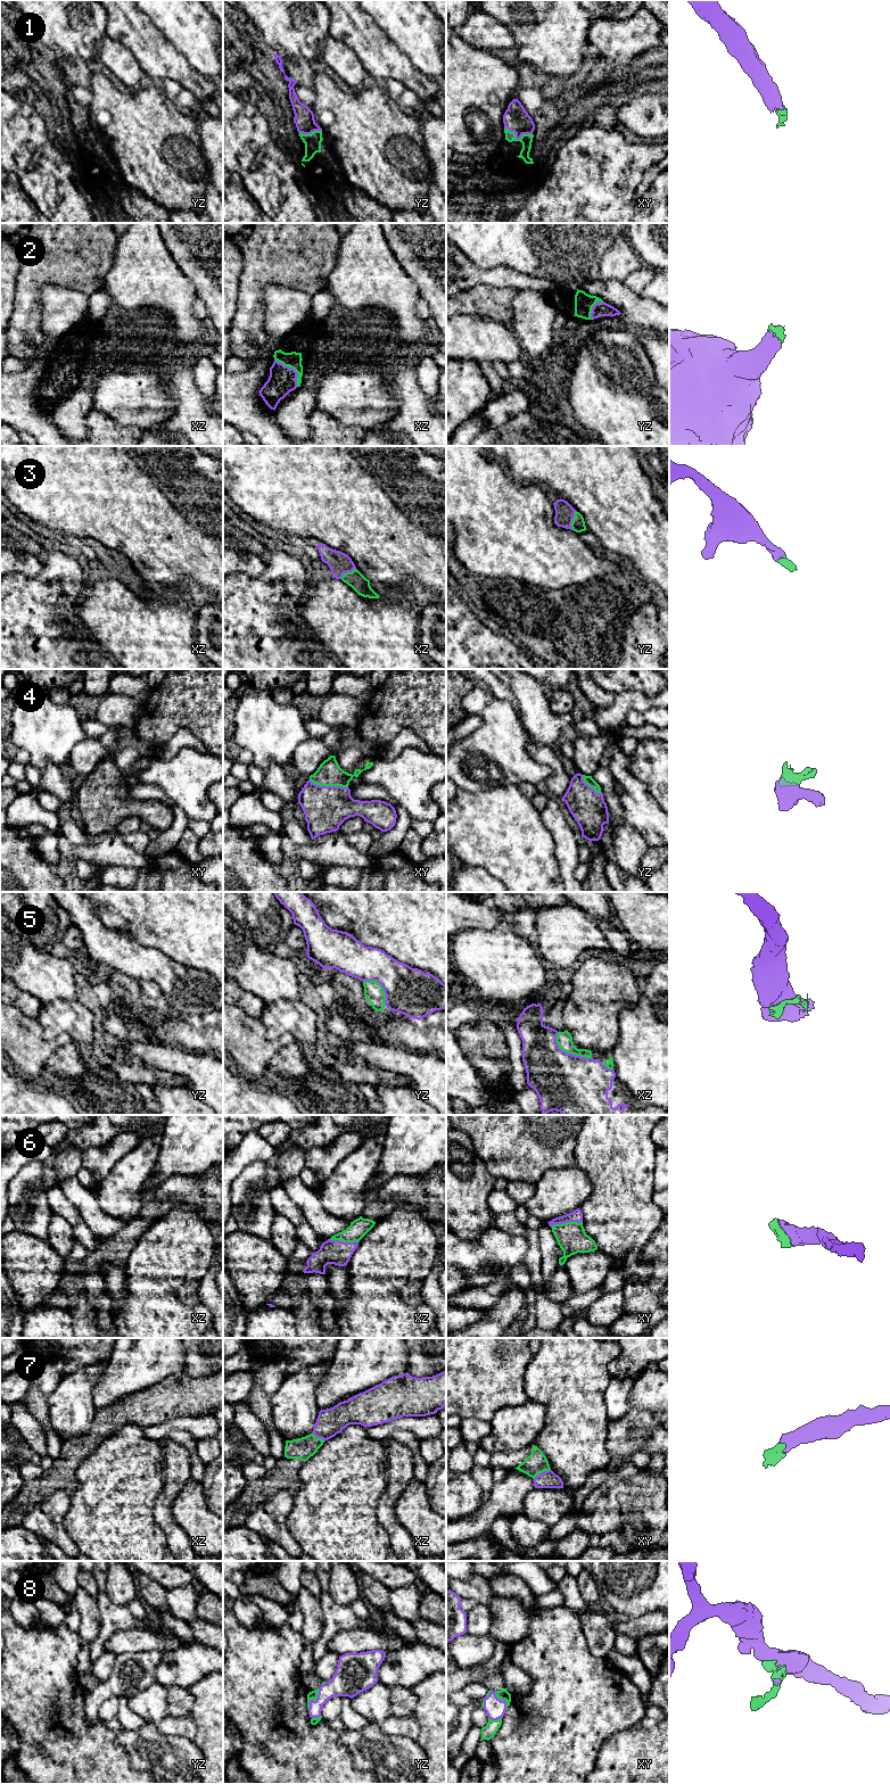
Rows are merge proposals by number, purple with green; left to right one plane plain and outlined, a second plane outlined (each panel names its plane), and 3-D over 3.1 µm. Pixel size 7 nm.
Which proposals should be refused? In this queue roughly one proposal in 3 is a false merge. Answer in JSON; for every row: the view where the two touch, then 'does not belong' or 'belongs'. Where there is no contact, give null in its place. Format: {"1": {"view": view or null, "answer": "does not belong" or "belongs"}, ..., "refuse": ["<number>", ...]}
{"1": {"view": "xy", "answer": "belongs"}, "2": {"view": "xz", "answer": "belongs"}, "3": {"view": "yz", "answer": "belongs"}, "4": {"view": "xy", "answer": "belongs"}, "5": {"view": "xz", "answer": "does not belong"}, "6": {"view": "xy", "answer": "belongs"}, "7": {"view": "xy", "answer": "belongs"}, "8": {"view": "yz", "answer": "belongs"}, "refuse": ["5"]}

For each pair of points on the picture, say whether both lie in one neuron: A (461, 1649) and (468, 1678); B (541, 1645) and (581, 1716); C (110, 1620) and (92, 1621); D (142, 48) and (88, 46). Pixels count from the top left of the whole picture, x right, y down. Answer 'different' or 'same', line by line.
A: different
B: same
C: different
D: different

